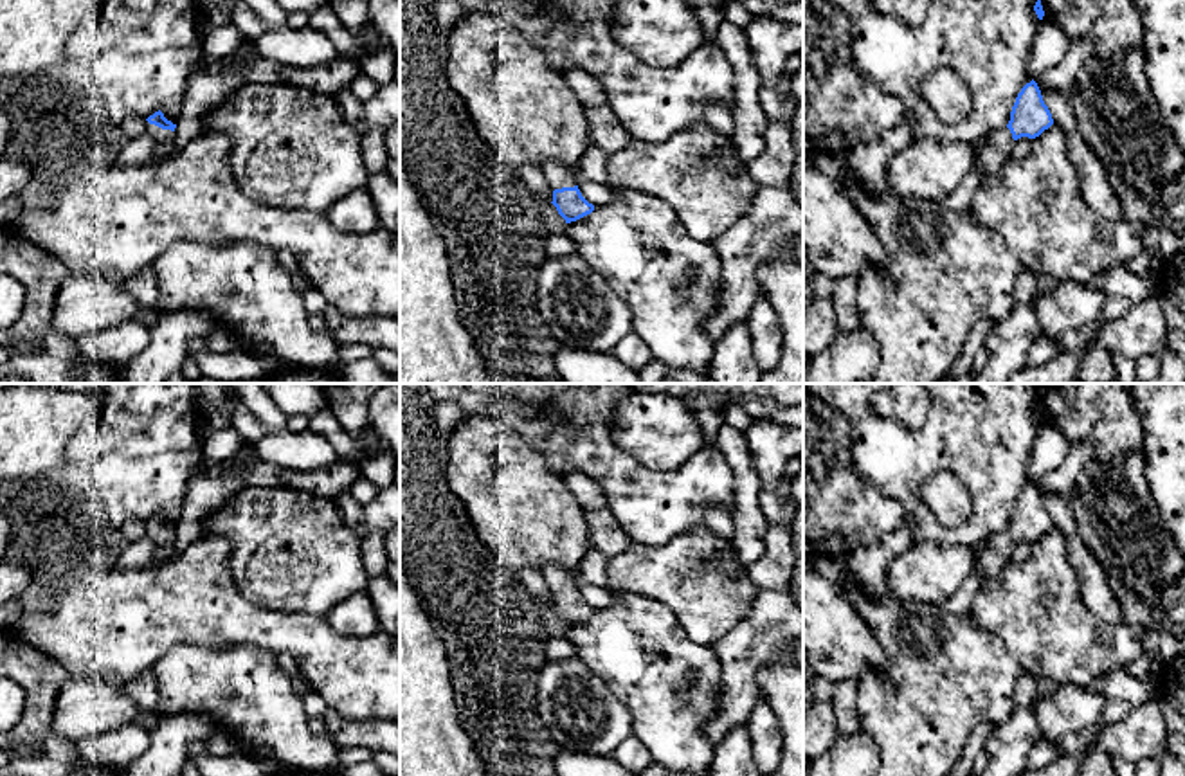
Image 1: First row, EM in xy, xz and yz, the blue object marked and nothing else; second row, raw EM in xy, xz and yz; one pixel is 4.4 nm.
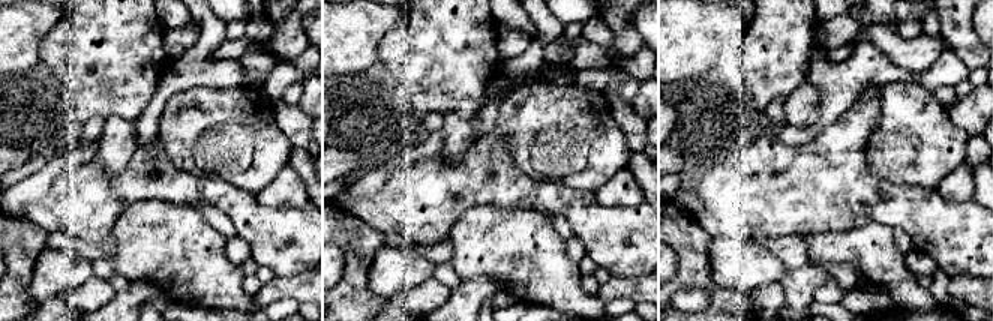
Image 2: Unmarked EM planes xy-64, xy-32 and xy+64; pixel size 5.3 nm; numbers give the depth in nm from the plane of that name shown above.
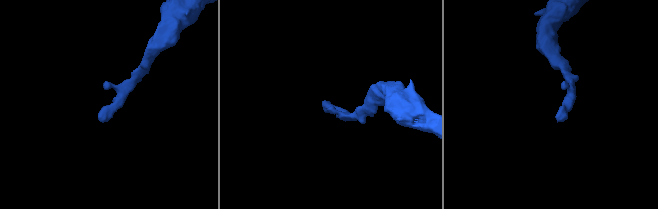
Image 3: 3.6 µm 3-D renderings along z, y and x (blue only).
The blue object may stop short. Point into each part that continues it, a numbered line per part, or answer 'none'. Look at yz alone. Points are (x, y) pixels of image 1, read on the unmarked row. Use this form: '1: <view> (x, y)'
1: yz (996, 551)

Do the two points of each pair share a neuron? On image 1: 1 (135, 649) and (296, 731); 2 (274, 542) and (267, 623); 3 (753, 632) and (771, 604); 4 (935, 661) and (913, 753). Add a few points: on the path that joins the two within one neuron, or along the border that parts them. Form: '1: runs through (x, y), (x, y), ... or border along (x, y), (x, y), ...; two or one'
1: border along (199, 643), (173, 645), (150, 668); two
2: border along (235, 582), (236, 589), (256, 604), (310, 614); two
3: runs through (760, 625), (771, 611); one
4: runs through (935, 685), (935, 692), (921, 710), (921, 730); one

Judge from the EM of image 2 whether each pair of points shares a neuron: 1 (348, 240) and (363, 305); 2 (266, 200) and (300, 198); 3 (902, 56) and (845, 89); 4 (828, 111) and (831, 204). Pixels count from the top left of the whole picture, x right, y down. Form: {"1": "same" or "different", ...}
{"1": "same", "2": "same", "3": "different", "4": "different"}

